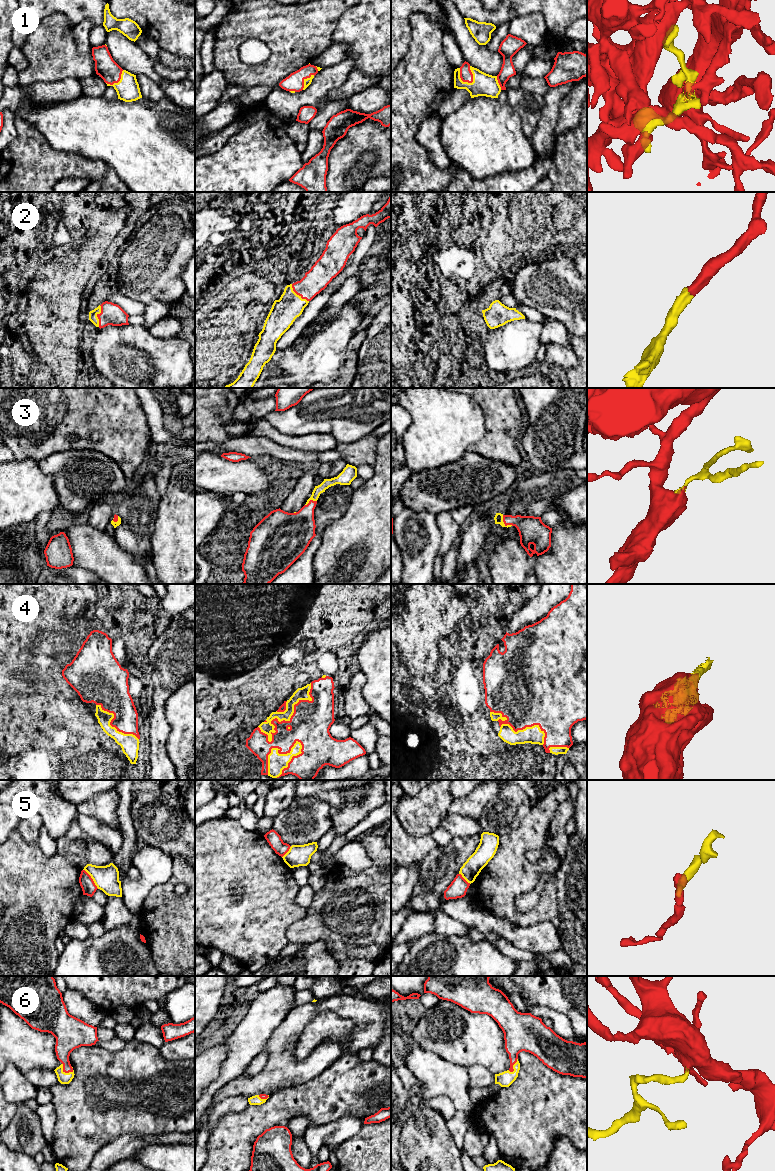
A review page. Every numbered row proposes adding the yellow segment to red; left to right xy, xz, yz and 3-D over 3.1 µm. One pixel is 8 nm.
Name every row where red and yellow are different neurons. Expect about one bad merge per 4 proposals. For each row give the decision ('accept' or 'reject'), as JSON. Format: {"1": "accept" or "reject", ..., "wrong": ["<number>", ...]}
{"1": "accept", "2": "accept", "3": "accept", "4": "accept", "5": "reject", "6": "accept", "wrong": ["5"]}

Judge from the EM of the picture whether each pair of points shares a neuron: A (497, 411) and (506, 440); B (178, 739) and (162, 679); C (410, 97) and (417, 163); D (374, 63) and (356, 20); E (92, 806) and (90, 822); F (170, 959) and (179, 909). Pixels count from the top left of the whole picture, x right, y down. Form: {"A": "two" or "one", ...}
{"A": "one", "B": "two", "C": "one", "D": "one", "E": "two", "F": "one"}

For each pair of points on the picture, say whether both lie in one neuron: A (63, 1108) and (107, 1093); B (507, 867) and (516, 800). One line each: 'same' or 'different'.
A: same
B: different

